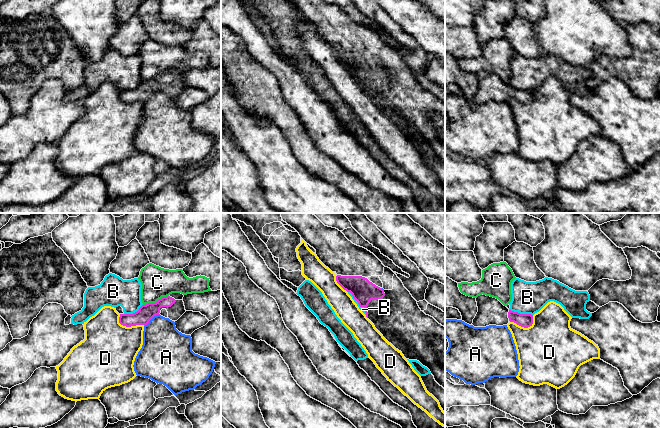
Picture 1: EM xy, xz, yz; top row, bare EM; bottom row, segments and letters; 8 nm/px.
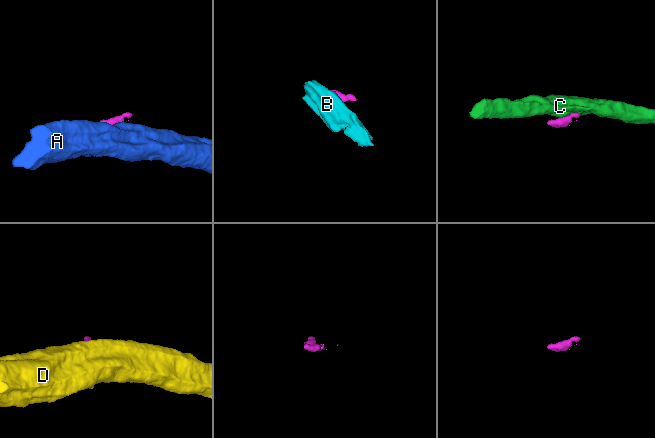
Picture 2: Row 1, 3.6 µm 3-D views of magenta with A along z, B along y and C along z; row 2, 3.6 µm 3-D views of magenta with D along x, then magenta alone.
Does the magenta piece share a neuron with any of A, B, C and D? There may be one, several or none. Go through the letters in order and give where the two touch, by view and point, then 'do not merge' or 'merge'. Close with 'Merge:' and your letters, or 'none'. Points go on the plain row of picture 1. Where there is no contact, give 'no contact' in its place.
A: xy (151, 94) | do not merge
B: xz (358, 79) | do not merge
C: xy (156, 78) | do not merge
D: xy (128, 102) | do not merge
Merge: none

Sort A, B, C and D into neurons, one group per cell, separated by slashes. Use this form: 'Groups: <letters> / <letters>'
Groups: A / B / C / D

